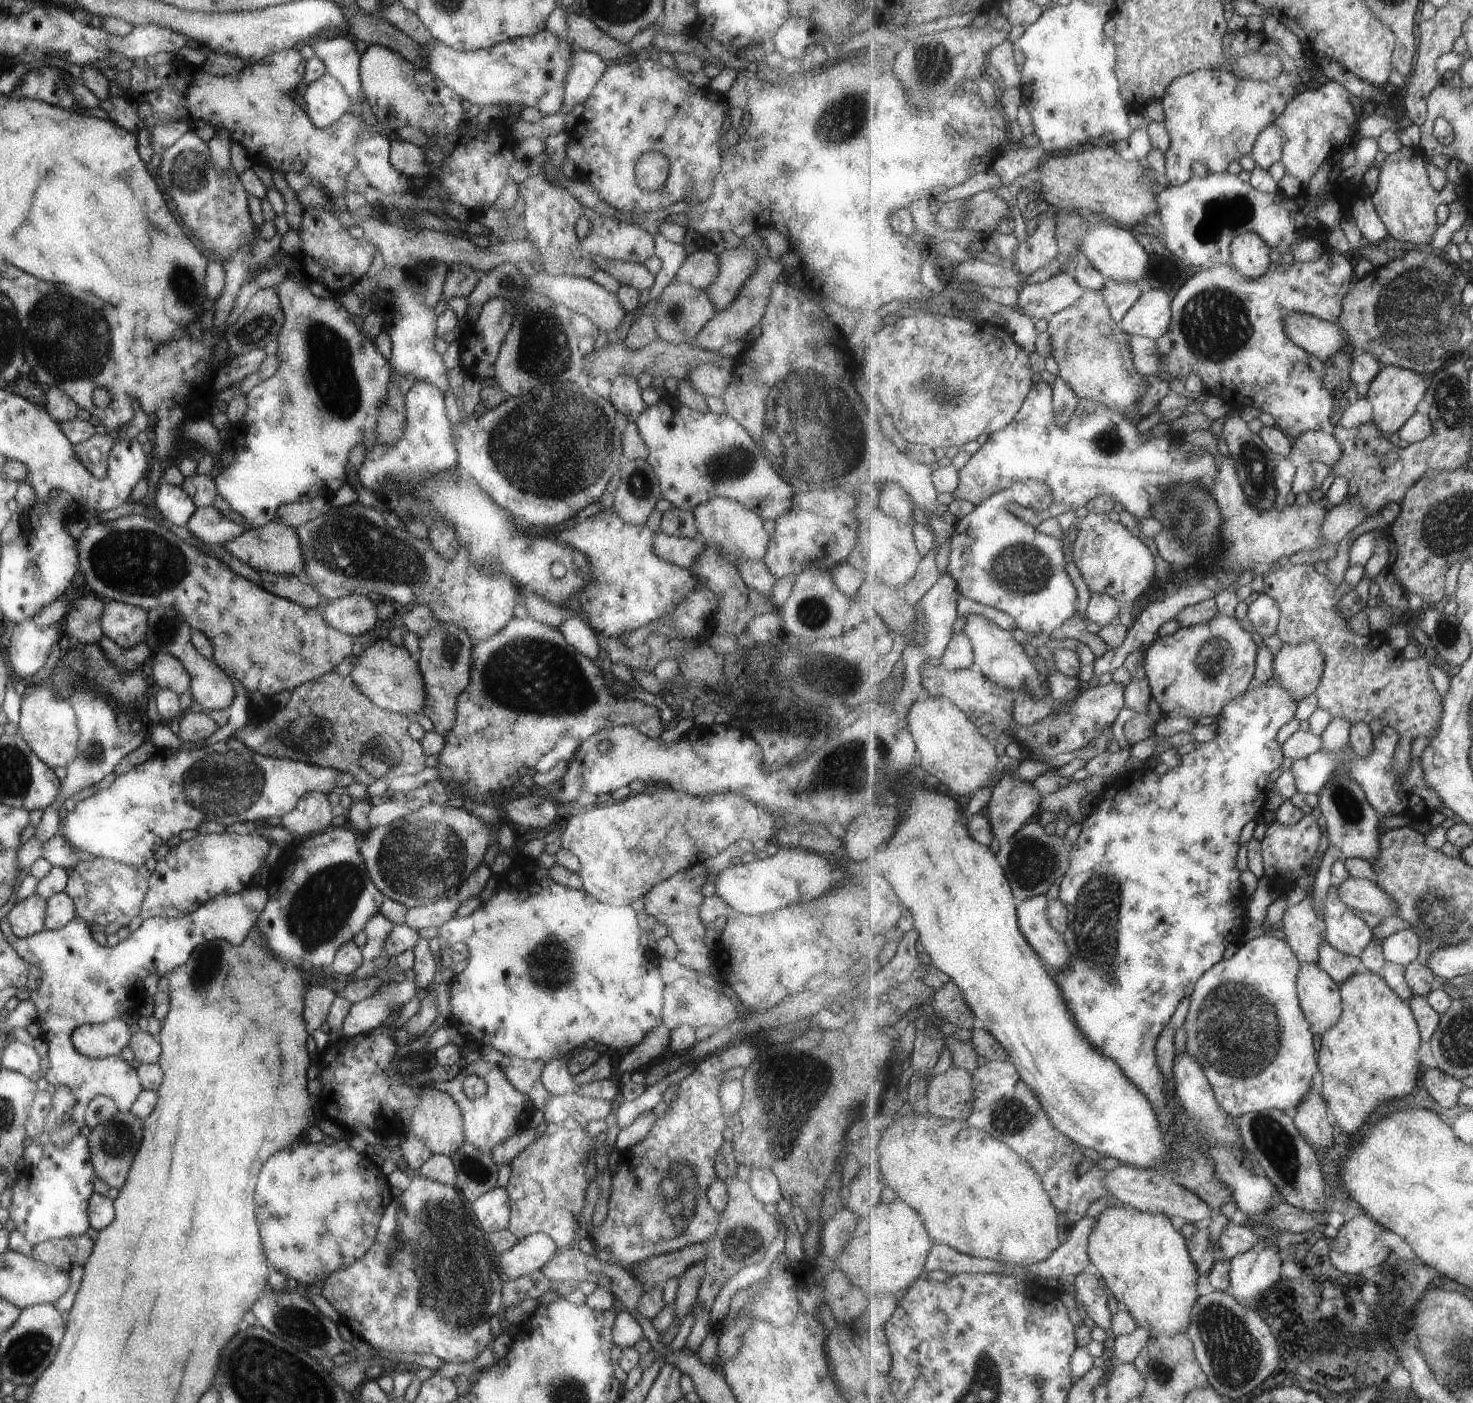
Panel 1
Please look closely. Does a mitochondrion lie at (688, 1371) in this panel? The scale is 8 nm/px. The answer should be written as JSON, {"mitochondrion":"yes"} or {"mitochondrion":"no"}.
{"mitochondrion":"no"}

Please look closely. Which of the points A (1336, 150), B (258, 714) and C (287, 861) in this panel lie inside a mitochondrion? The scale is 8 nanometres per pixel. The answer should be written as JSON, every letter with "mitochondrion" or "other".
{"A":"other","B":"other","C":"mitochondrion"}

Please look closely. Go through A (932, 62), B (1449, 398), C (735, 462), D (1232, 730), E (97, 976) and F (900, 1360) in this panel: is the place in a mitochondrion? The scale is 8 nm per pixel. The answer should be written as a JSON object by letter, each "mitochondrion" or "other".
{"A":"mitochondrion","B":"mitochondrion","C":"mitochondrion","D":"other","E":"mitochondrion","F":"other"}

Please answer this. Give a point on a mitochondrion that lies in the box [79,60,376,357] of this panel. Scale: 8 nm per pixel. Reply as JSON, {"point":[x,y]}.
{"point":[189,173]}

